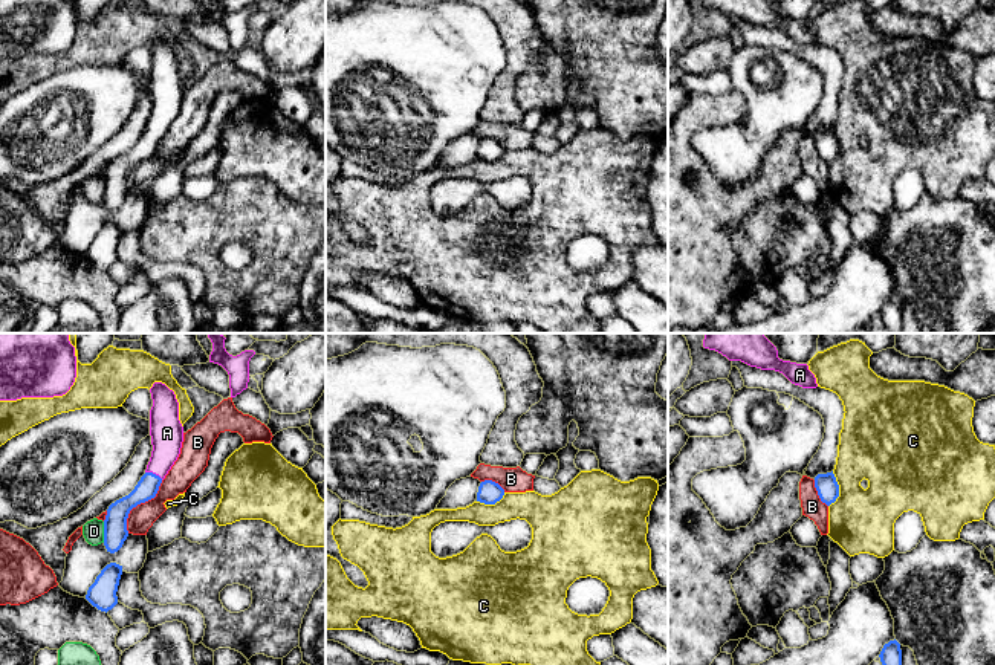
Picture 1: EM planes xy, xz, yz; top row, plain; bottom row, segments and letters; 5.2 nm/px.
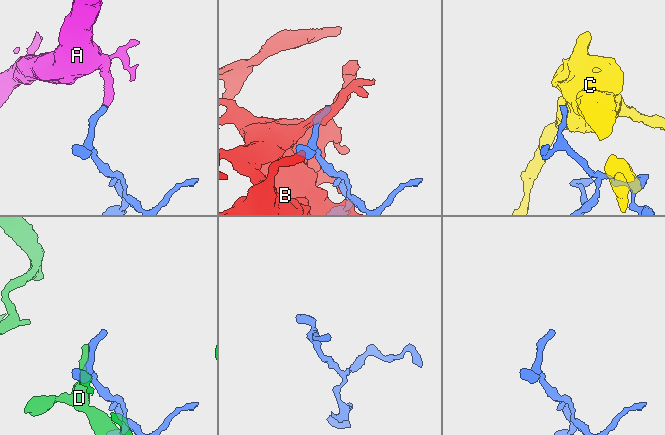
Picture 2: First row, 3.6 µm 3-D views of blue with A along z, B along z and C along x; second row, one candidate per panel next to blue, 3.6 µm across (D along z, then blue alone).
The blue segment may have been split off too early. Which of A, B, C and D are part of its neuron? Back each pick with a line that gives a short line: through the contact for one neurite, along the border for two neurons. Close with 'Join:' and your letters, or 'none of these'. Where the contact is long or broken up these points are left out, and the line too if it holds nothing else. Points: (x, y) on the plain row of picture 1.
A: line xy (147, 145), (155, 132), (165, 110), (167, 90)
Join: A

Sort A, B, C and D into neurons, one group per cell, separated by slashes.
A / B / C / D

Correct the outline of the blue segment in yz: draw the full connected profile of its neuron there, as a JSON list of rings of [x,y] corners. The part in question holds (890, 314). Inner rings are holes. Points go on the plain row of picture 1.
[[[896,297],[883,303],[879,315],[891,333],[902,333],[902,307]]]

